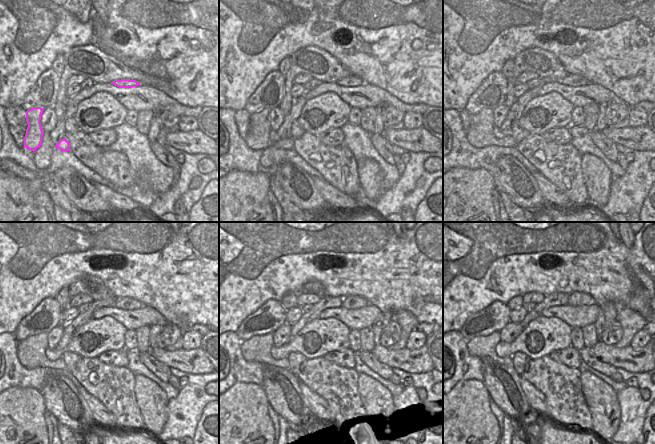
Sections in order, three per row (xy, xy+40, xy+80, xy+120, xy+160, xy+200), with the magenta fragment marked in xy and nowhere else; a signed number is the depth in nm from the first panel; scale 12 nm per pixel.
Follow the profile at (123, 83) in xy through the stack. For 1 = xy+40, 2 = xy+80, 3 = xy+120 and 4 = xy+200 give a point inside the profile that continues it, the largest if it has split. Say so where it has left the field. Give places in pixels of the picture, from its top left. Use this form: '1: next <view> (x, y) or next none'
1: next xy+40 (349, 81)
2: next xy+80 (571, 80)
3: next xy+120 (122, 303)
4: next xy+200 (571, 300)

